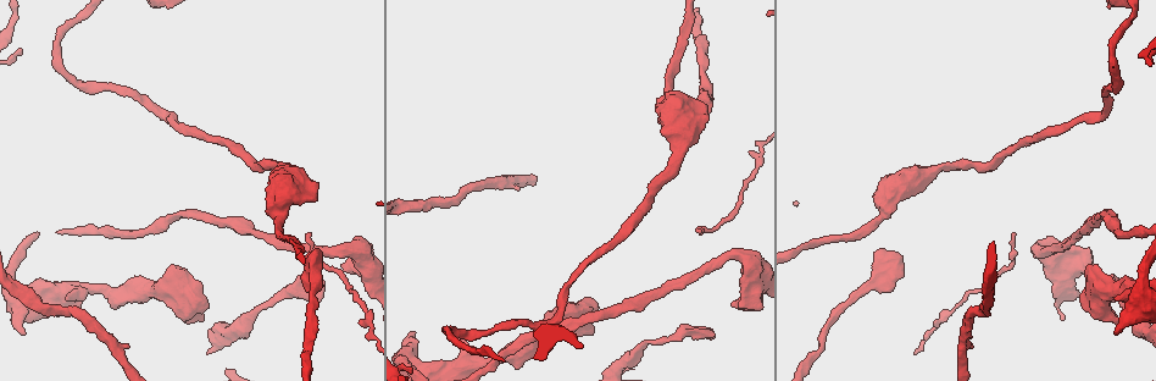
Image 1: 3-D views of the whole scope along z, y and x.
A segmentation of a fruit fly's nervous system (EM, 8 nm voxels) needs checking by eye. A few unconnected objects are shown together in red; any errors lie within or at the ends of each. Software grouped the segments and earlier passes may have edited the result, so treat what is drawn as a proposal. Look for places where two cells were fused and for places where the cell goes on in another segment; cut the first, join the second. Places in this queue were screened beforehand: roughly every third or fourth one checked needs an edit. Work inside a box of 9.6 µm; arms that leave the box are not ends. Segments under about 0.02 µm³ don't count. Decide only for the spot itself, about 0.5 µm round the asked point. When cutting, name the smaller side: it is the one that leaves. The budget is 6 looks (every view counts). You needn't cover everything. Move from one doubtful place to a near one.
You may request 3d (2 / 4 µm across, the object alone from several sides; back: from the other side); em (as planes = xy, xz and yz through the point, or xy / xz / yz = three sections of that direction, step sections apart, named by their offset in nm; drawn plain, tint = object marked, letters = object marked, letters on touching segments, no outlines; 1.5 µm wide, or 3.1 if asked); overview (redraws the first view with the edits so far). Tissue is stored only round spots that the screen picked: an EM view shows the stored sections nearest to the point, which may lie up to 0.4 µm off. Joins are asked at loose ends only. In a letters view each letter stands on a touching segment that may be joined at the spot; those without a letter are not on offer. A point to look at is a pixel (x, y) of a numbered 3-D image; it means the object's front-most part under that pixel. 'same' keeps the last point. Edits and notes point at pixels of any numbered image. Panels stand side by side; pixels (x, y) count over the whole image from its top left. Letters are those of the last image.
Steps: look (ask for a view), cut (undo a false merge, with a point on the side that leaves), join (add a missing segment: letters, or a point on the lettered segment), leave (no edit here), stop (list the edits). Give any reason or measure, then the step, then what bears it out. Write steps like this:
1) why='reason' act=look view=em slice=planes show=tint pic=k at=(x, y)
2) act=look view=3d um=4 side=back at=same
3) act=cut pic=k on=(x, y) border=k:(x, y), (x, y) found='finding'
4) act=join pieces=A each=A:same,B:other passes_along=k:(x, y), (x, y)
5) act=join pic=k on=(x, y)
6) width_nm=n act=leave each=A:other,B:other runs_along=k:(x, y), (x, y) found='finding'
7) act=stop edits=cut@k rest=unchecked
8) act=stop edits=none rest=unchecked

why='narrows sharply' act=look view=em slice=planes show=tint pic=1 at=(801, 247)

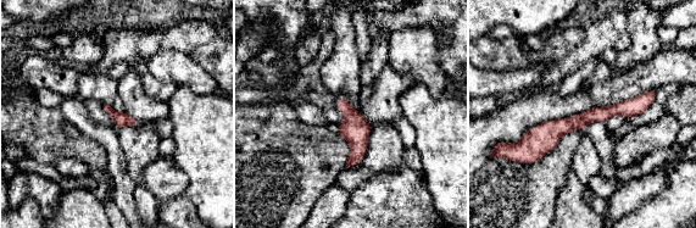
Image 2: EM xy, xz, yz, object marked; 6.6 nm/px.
why='what lies round it' act=look view=em slice=planes show=letters at=same

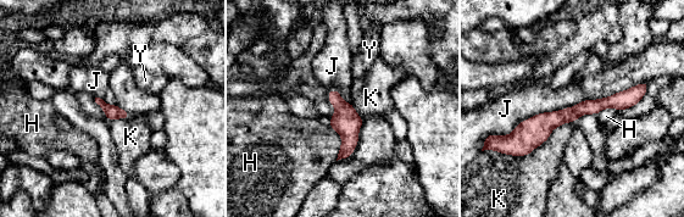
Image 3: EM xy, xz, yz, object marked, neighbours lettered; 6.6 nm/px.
longest_contact=J:1050nm act=leave each=H:other,J:other,K:other,Y:other found='continuous, no second cell'

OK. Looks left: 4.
why='sudden change in width' act=look view=3d um=2 pic=1 at=(1121, 307)

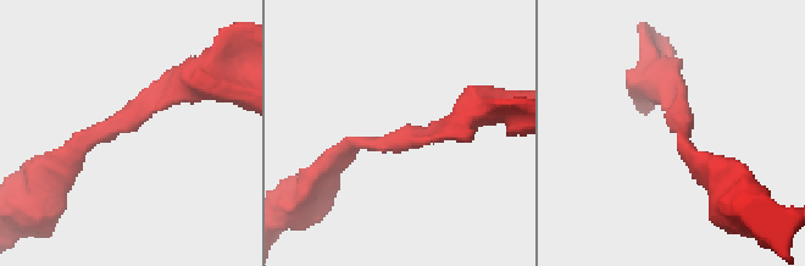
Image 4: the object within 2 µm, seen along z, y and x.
arm_widths_nm=170,280 act=look view=em slice=planes show=tint pic=4 at=(375, 142)

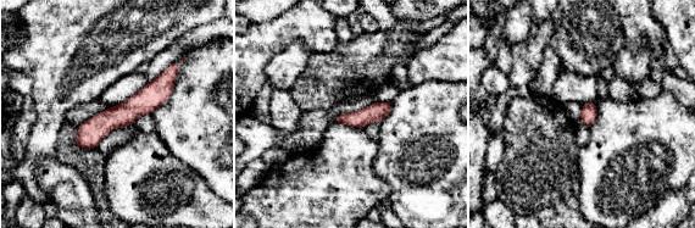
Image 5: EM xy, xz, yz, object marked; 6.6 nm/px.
why='what lies round it' act=look view=em slice=planes show=letters at=same

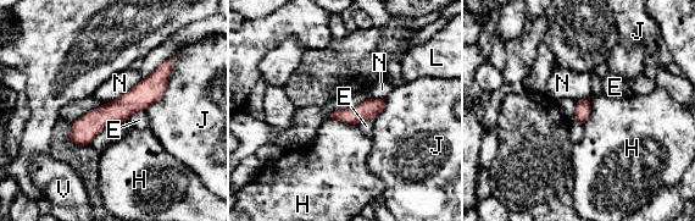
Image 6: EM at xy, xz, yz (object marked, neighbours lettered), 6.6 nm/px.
longest_contact=J:400nm act=leave each=E:other,H:other,J:other,L:other,N:other,V:other border=6:(142, 79), (116, 99), (105, 103) found='all the same cell'

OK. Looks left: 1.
act=stop edits=none rest=unchecked

